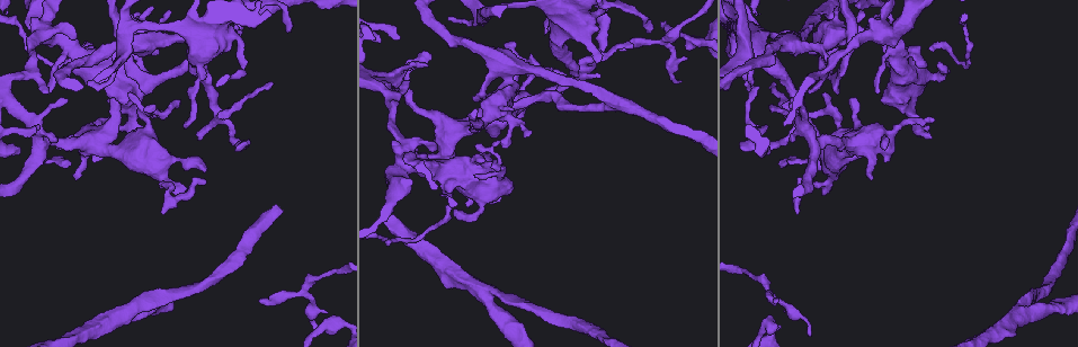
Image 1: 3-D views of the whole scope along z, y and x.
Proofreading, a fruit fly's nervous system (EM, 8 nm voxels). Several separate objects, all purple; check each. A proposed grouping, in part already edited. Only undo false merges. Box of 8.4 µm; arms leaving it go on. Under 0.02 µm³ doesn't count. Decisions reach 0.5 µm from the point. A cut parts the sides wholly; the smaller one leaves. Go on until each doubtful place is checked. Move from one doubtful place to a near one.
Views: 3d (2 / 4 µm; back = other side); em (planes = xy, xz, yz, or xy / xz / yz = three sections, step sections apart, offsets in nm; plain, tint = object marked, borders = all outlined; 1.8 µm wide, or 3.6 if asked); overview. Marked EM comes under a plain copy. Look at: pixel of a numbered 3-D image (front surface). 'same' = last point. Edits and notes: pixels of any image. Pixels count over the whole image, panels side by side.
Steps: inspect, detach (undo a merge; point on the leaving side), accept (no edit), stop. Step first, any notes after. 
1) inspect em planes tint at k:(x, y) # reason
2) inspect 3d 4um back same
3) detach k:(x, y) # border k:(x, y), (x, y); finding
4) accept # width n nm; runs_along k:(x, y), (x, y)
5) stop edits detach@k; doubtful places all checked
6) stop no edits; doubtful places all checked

inspect 3d 4um at 1:(118, 71) # thin arm on a thick one

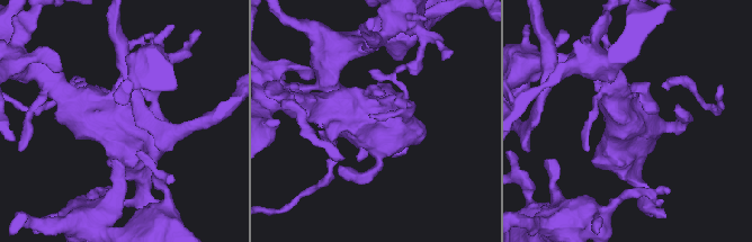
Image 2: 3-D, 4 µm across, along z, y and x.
inspect em 3.6um planes tint at 2:(127, 119) # need the tissue

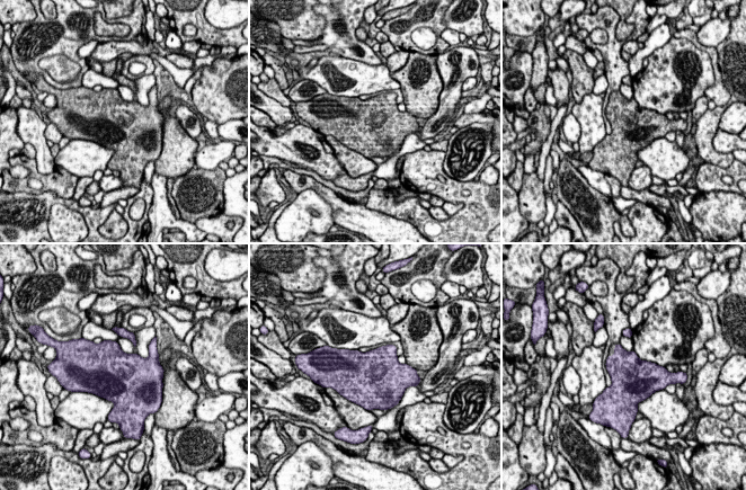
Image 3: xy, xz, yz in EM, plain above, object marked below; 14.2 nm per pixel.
accept # all the same neuron

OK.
inspect em yz step 16 tint at 1:(503, 170) # sharp bend

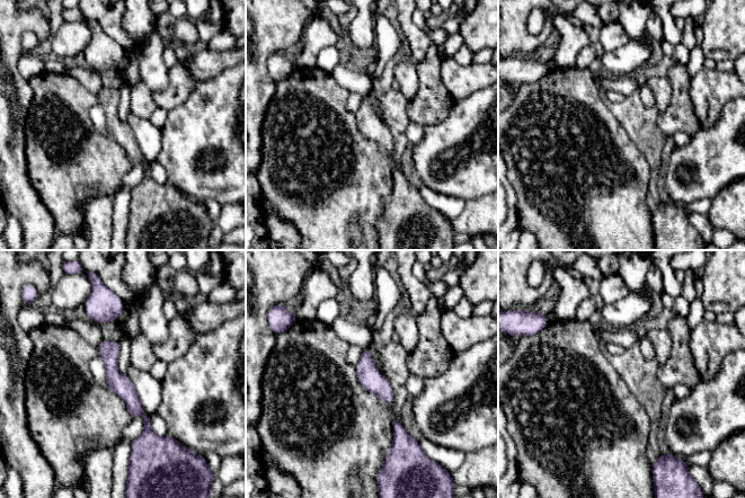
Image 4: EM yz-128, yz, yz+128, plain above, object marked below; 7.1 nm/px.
accept # width 150 nm; all the same neuron

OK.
inspect 3d 4um at 1:(45, 33) # looks like a crossing

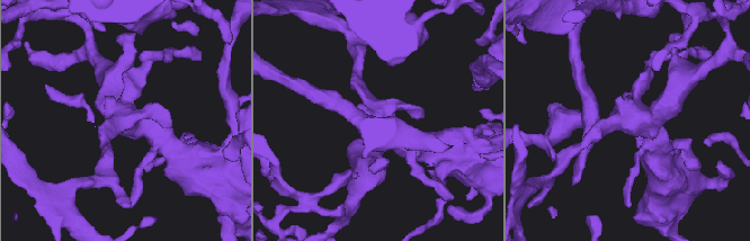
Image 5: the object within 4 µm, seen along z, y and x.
inspect em planes borders at 5:(637, 117)

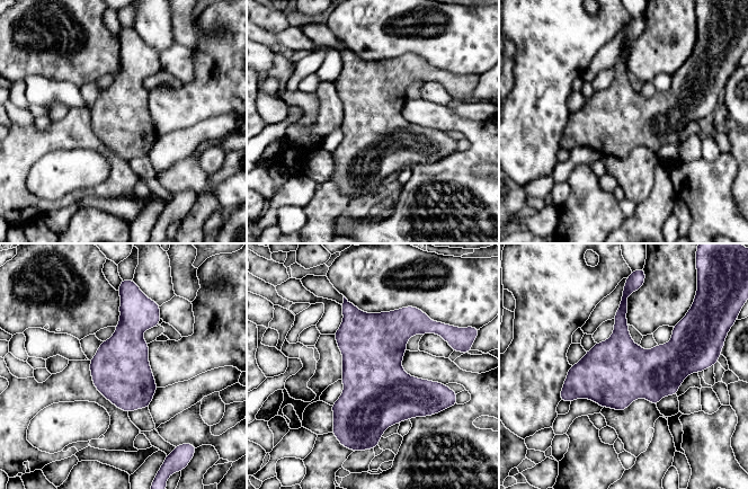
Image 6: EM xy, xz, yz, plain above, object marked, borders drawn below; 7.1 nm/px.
accept # all the same neuron

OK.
inspect 3d 4um back at 1:(1021, 312) # two arms in line, one across

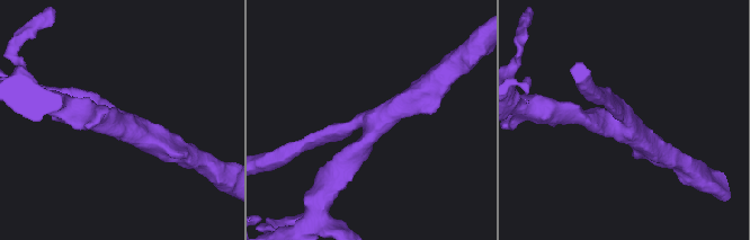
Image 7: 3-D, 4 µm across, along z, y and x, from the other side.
inspect em planes tint at 7:(120, 123) # arms 3; arm_widths 240, 280, 360 nm; shape alone is not enough

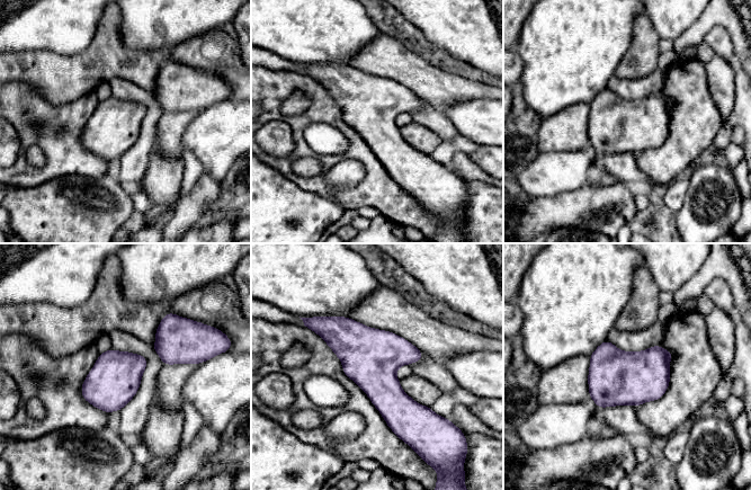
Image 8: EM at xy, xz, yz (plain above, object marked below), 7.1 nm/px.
accept # one neuron here

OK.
stop no edits; doubtful places all checked

